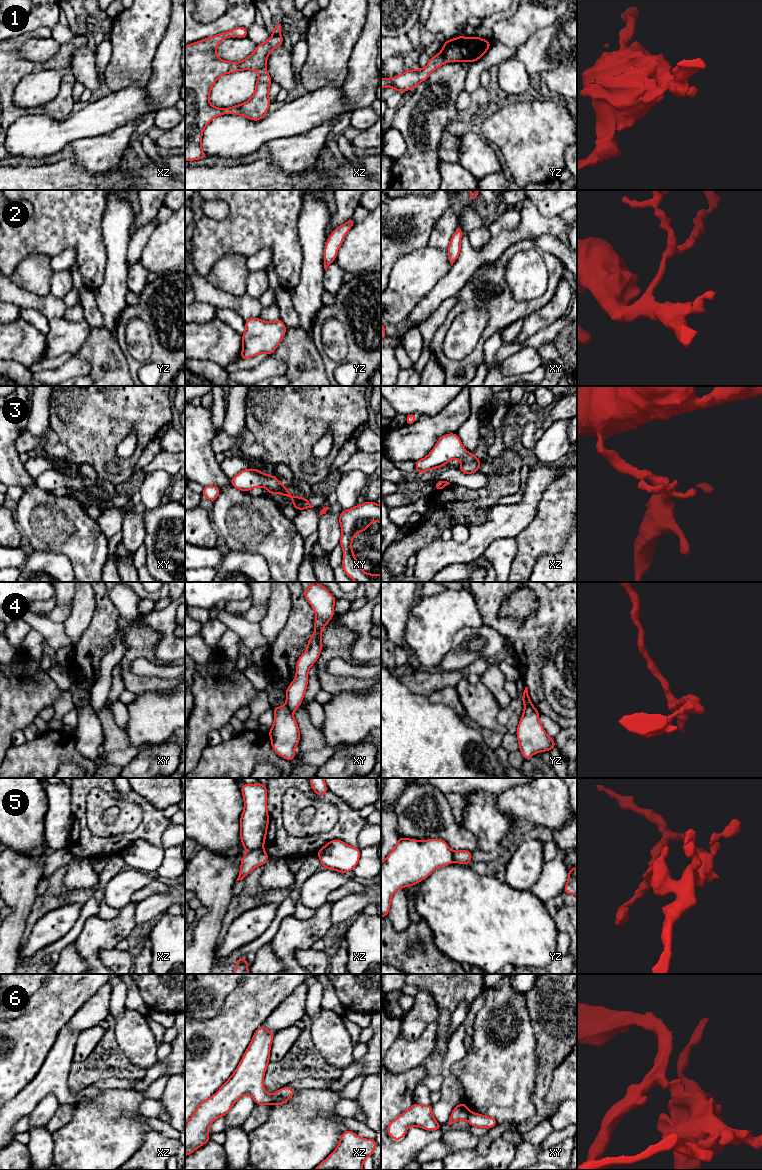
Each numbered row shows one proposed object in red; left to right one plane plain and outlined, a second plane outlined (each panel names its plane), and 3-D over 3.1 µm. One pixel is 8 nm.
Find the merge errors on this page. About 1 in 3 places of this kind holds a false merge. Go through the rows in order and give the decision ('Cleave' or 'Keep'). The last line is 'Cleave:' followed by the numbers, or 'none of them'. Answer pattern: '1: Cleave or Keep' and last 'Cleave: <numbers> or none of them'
1: Keep
2: Keep
3: Keep
4: Cleave
5: Cleave
6: Cleave
Cleave: 4, 5, 6

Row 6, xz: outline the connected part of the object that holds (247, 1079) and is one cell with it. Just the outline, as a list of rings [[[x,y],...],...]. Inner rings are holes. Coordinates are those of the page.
[[[264,1025],[254,1033],[251,1043],[245,1051],[239,1065],[230,1078],[210,1098],[202,1101],[193,1115],[185,1122],[185,1157],[210,1140],[208,1128],[221,1116],[225,1116],[235,1102],[244,1095],[250,1095],[256,1105],[272,1105],[272,1095],[268,1094],[263,1086],[263,1079],[270,1058],[270,1048],[274,1033],[268,1031]]]

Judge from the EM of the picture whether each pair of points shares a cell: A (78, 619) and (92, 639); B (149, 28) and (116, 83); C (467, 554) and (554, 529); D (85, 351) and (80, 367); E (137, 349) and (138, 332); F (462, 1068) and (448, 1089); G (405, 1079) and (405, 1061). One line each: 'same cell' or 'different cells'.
A: different cells
B: same cell
C: different cells
D: different cells
E: same cell
F: different cells
G: different cells

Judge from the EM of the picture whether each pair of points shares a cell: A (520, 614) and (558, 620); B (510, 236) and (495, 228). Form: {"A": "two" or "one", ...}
{"A": "two", "B": "two"}

